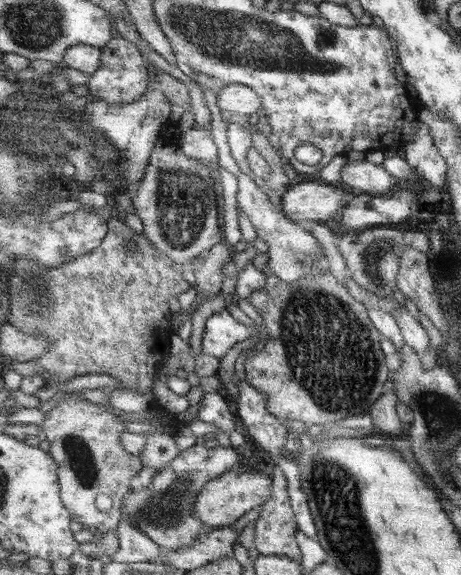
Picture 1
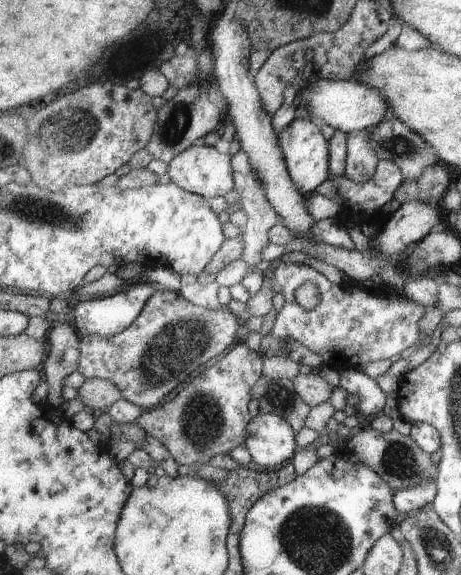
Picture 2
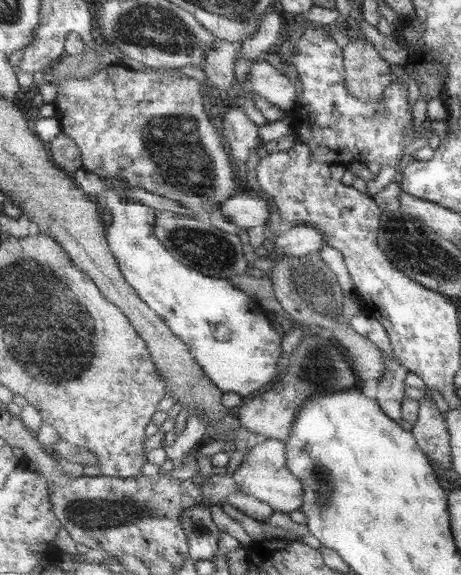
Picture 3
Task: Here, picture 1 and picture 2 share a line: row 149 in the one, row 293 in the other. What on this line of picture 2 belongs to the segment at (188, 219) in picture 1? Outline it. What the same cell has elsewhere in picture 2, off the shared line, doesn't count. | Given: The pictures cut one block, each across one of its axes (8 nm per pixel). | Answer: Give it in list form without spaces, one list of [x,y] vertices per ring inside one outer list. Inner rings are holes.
[[[159,288],[147,302],[141,315],[124,332],[111,337],[90,335],[81,338],[78,372],[85,380],[106,379],[113,382],[121,390],[124,399],[149,411],[159,407],[161,400],[169,396],[179,384],[189,384],[201,365],[235,346],[238,343],[239,326],[243,326],[242,319],[235,316],[227,306],[216,310],[207,309],[184,298],[181,291],[165,291]]]

